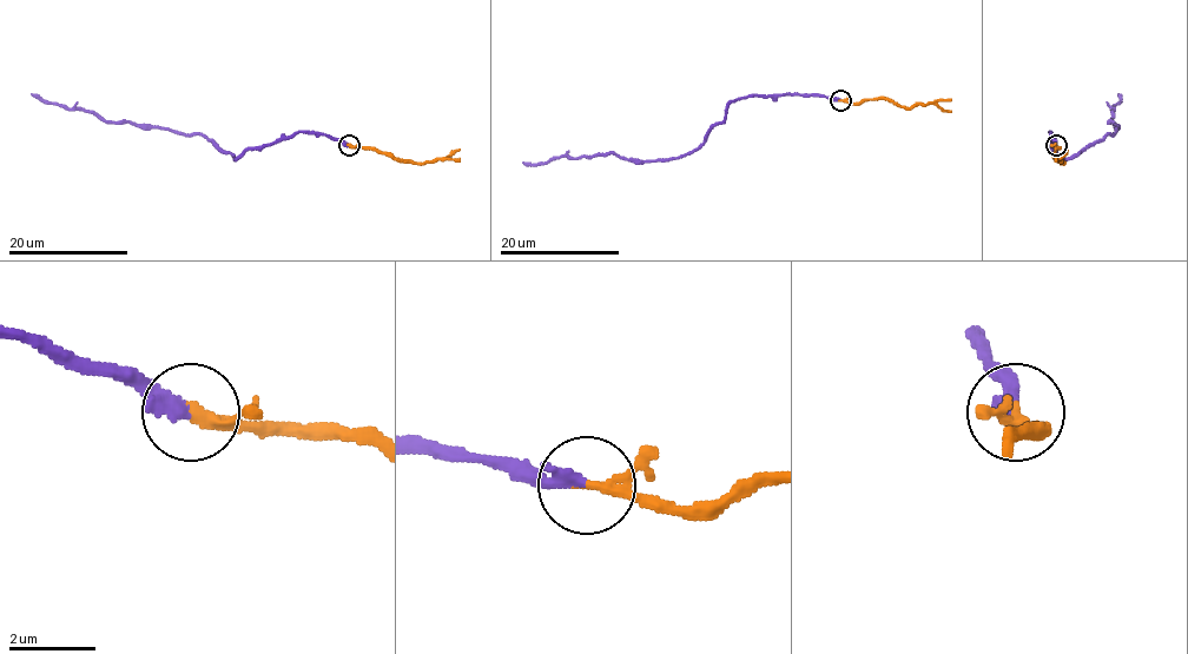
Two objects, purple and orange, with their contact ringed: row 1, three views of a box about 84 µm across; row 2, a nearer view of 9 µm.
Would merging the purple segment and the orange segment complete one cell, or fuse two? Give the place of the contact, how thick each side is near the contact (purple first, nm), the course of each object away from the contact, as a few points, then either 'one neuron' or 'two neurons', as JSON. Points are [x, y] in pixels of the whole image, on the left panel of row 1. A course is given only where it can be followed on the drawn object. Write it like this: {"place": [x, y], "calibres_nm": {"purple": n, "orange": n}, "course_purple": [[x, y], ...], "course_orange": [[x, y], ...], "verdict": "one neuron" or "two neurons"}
{"place": [349, 145], "calibres_nm": {"purple": 340, "orange": 200}, "course_purple": [[349, 145], [324, 134], [296, 131], [248, 147], [237, 158], [204, 136], [104, 120], [32, 94]], "course_orange": [[349, 145], [390, 152], [409, 163], [444, 158], [459, 150]], "verdict": "one neuron"}

